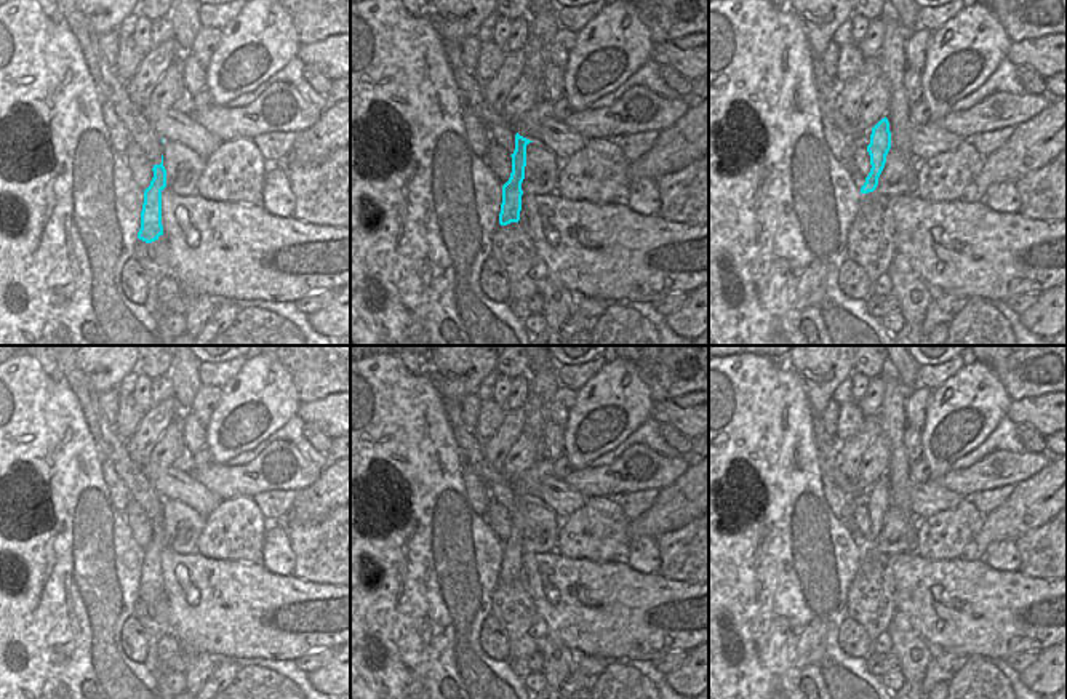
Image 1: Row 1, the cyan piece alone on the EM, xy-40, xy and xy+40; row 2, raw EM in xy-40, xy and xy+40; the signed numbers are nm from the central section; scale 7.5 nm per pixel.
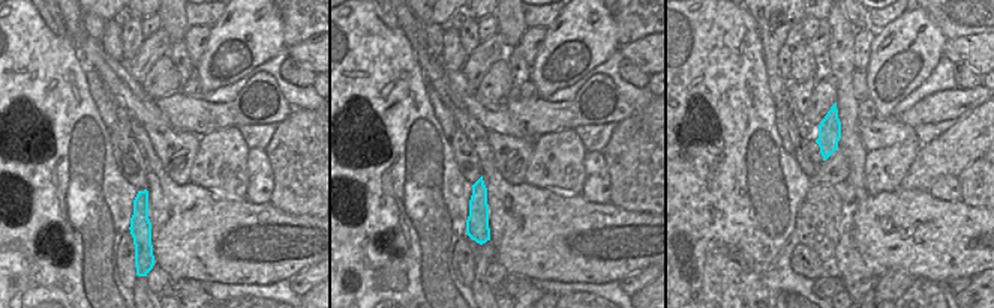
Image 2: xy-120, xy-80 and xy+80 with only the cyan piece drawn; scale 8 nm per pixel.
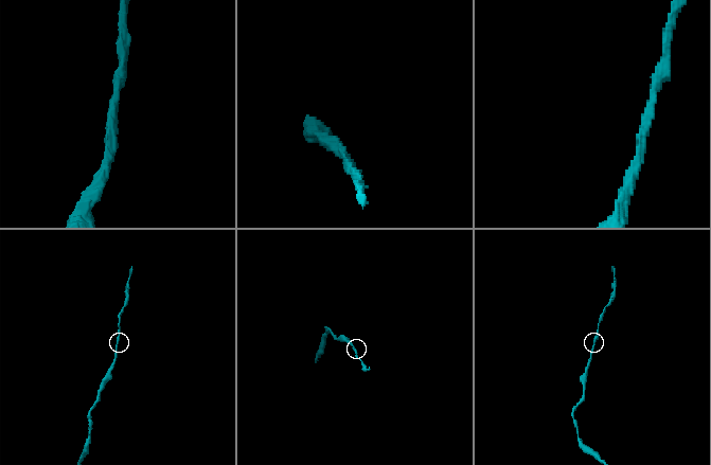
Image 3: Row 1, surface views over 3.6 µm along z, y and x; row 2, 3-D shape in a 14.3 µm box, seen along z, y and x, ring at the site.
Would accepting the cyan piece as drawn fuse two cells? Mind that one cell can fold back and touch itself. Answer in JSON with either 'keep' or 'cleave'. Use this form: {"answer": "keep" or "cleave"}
{"answer": "keep"}

